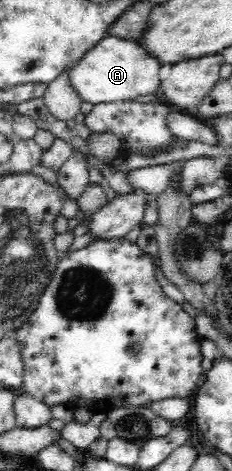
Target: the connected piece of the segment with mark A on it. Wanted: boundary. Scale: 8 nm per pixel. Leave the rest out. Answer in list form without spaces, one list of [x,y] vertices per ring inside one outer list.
[[[106,36],[70,70],[69,82],[83,102],[93,105],[134,101],[138,96],[156,94],[161,84],[158,79],[160,68],[158,60],[147,56],[137,41]]]

